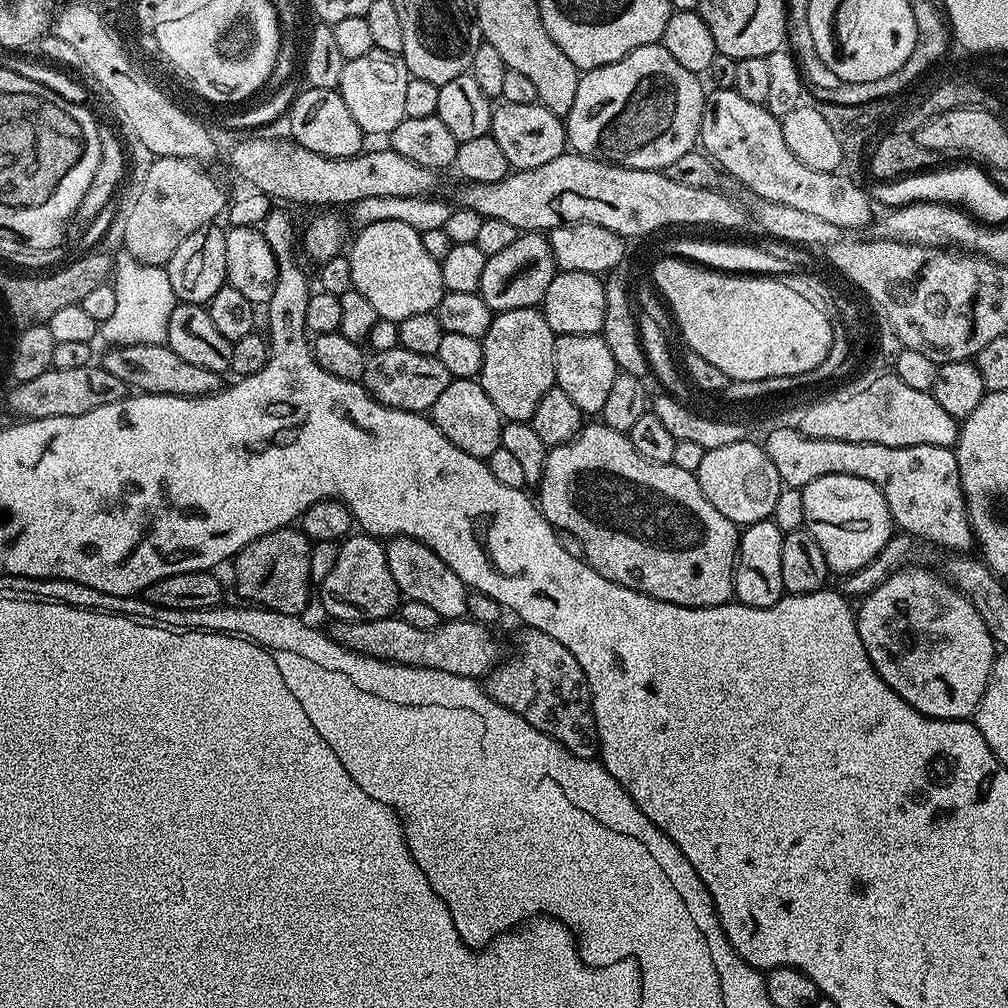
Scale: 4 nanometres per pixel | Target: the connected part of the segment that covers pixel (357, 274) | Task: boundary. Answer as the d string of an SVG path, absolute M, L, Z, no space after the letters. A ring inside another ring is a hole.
M378 221L373 224L363 225L359 229L356 241L347 249L346 255L350 262L350 278L353 289L374 306L377 317L381 321L393 320L399 322L410 318L413 314L426 314L435 312L438 302L445 294L444 283L442 282L442 270L440 261L430 258L429 252L422 246L422 238L400 221Z

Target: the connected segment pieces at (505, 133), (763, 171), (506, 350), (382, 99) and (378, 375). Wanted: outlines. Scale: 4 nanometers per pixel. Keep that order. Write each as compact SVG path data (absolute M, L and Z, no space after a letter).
M497 103L492 110L492 130L494 142L498 142L506 162L513 169L537 168L554 162L554 158L565 155L566 124L561 117L555 116L546 106L535 104Z
M718 88L709 91L704 97L698 144L725 173L728 171L738 183L745 184L752 191L753 197L792 206L845 230L866 227L872 220L872 208L874 209L869 193L865 189L863 192L858 185L851 184L846 177L840 176L839 171L819 172L798 162L798 158L794 158L794 154L786 146L786 138L780 126L781 121L771 116L765 105L746 102L746 98L742 98L742 94L738 94L735 88Z
M539 307L506 310L493 315L490 330L486 330L482 341L482 370L478 379L505 421L531 421L534 410L538 410L538 402L542 402L542 394L555 385L556 338Z
M373 50L362 54L362 58L347 61L340 72L339 93L342 102L346 102L350 114L354 114L354 122L369 137L387 137L388 133L405 118L406 82L410 79L403 63L387 52Z
M399 346L393 348L384 348L381 352L376 352L367 357L364 361L364 389L375 398L379 404L385 404L387 408L397 408L398 410L406 410L407 412L427 413L434 406L434 402L438 402L442 390L446 390L446 386L450 386L453 380L450 370L446 370L446 366L442 366L442 362L434 355L414 354L414 350L406 350Z

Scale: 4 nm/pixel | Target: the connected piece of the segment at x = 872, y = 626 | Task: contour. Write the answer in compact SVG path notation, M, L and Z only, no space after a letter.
M905 566L887 576L884 581L873 592L859 601L858 611L856 612L856 625L858 634L862 638L862 646L866 646L866 654L874 666L878 675L903 698L911 708L916 708L923 716L933 720L966 720L975 717L976 708L982 702L982 694L988 685L988 679L992 673L992 663L998 655L998 645L986 630L986 622L982 622L982 614L974 610L974 606L965 598L958 589L953 588L943 575L931 572L928 568L912 568Z

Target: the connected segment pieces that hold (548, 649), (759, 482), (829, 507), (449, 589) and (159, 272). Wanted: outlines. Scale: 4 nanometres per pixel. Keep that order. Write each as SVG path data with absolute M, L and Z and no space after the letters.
M535 630L525 633L524 641L520 644L520 657L509 664L501 663L488 673L488 697L530 722L530 726L557 740L561 748L570 754L587 760L597 759L600 739L592 713L592 692L582 666L578 666L578 658L574 658L574 654L570 654L562 642L554 642L550 634Z
M751 438L730 442L730 446L707 449L702 458L702 466L698 466L695 474L710 506L726 514L726 518L738 526L769 519L782 487L774 462L770 462L763 447L757 441L755 444Z
M826 474L802 489L804 528L822 546L829 573L843 578L862 570L894 535L892 515L882 494L866 478L850 474Z
M393 536L387 541L384 553L386 562L390 562L390 574L394 574L394 582L400 587L401 597L424 602L438 612L441 621L459 620L469 615L469 593L462 578L458 578L458 574L454 574L454 570L450 570L450 566L422 541L412 536Z
M121 255L114 268L114 287L118 298L114 314L99 325L98 332L104 336L105 345L142 346L143 344L162 344L168 339L170 314L178 303L170 286L167 271L159 264L142 264L131 256Z

